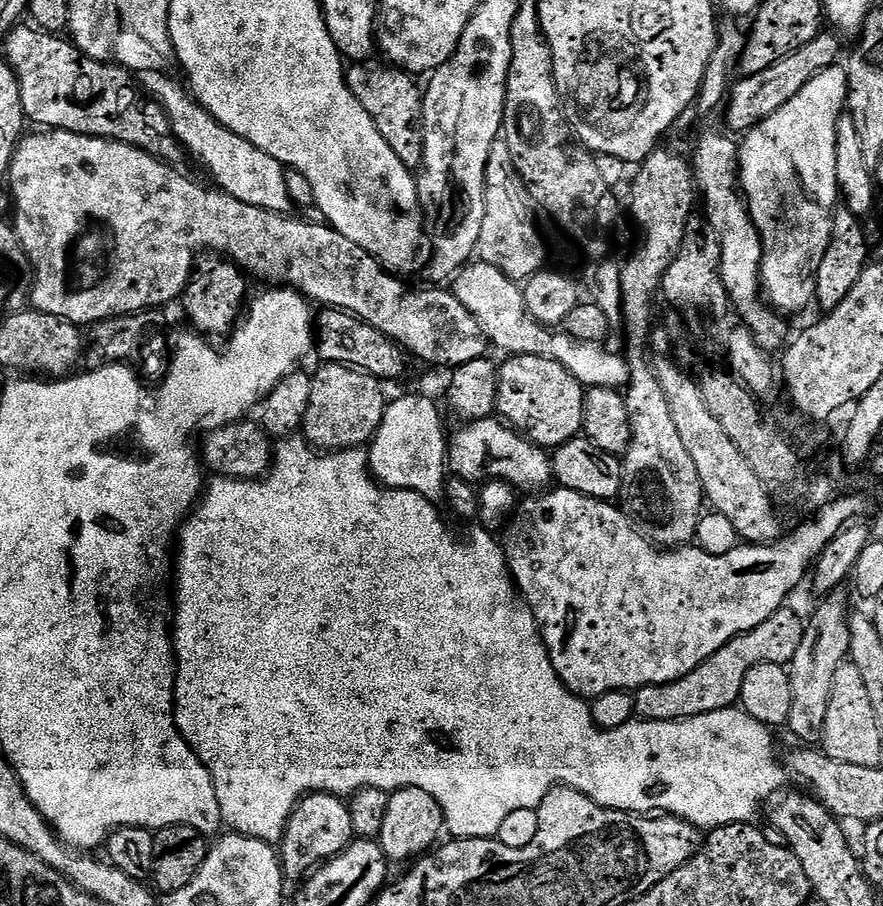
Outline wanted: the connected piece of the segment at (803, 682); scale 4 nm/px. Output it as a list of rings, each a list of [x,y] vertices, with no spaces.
[[[837,590],[831,594],[825,595],[823,599],[821,599],[824,601],[821,602],[820,609],[818,609],[812,617],[807,617],[804,626],[804,633],[802,634],[802,642],[798,646],[798,650],[794,653],[794,658],[792,659],[791,664],[787,665],[788,677],[790,678],[790,694],[794,694],[794,702],[790,702],[790,718],[788,719],[786,728],[787,731],[792,731],[793,734],[800,739],[797,741],[803,742],[808,746],[816,746],[823,741],[824,731],[826,730],[826,709],[830,706],[830,694],[834,690],[834,673],[838,670],[838,666],[842,666],[848,660],[848,651],[850,650],[850,626],[848,625],[850,608],[847,608],[847,606],[843,604],[844,596],[842,593],[843,591]]]

